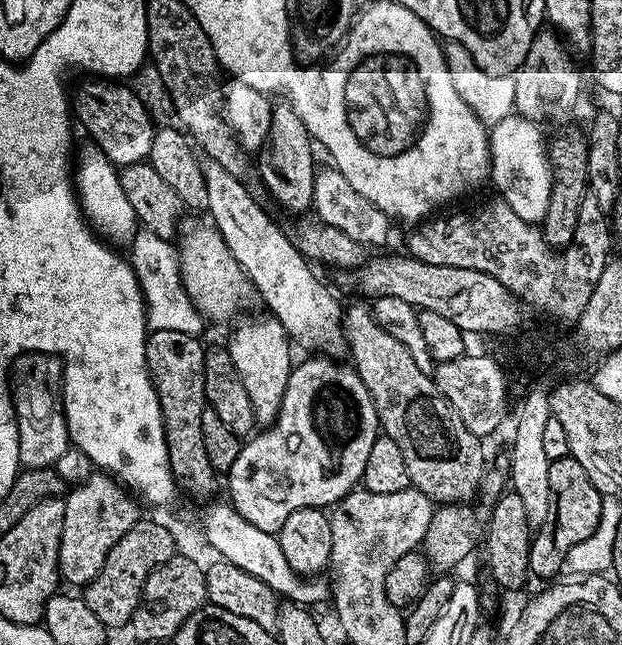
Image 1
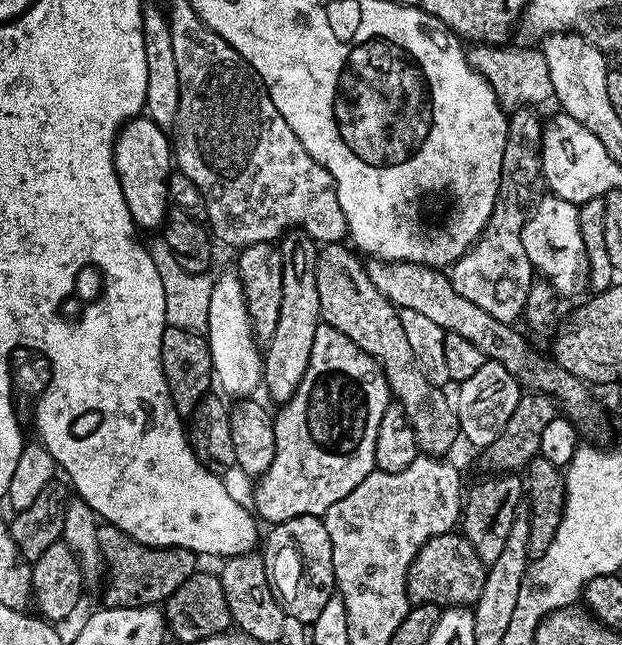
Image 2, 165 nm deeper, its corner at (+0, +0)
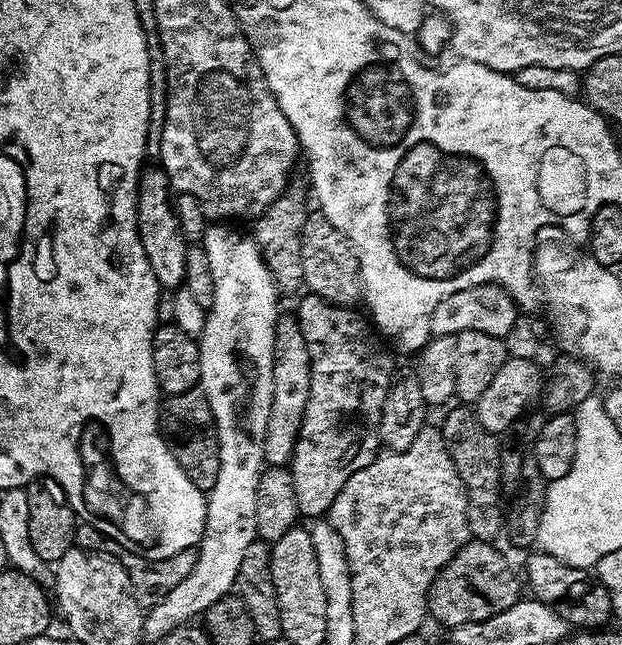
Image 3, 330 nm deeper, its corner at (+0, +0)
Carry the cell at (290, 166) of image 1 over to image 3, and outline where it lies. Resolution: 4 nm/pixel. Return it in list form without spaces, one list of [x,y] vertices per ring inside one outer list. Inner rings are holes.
[[[281,315],[276,322],[276,349],[274,350],[274,394],[270,422],[266,422],[264,459],[269,465],[284,466],[289,463],[306,418],[306,402],[310,402],[312,359],[300,321],[295,315]]]

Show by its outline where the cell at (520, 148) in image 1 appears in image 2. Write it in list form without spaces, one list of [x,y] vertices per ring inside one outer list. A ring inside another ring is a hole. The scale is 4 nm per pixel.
[[[544,194],[541,200],[539,197],[535,201],[534,211],[524,224],[522,246],[526,246],[526,258],[530,258],[533,269],[552,284],[558,297],[572,296],[575,292],[580,292],[583,288],[586,288],[588,255],[586,254],[584,235],[580,229],[580,209],[577,205],[551,194]]]

